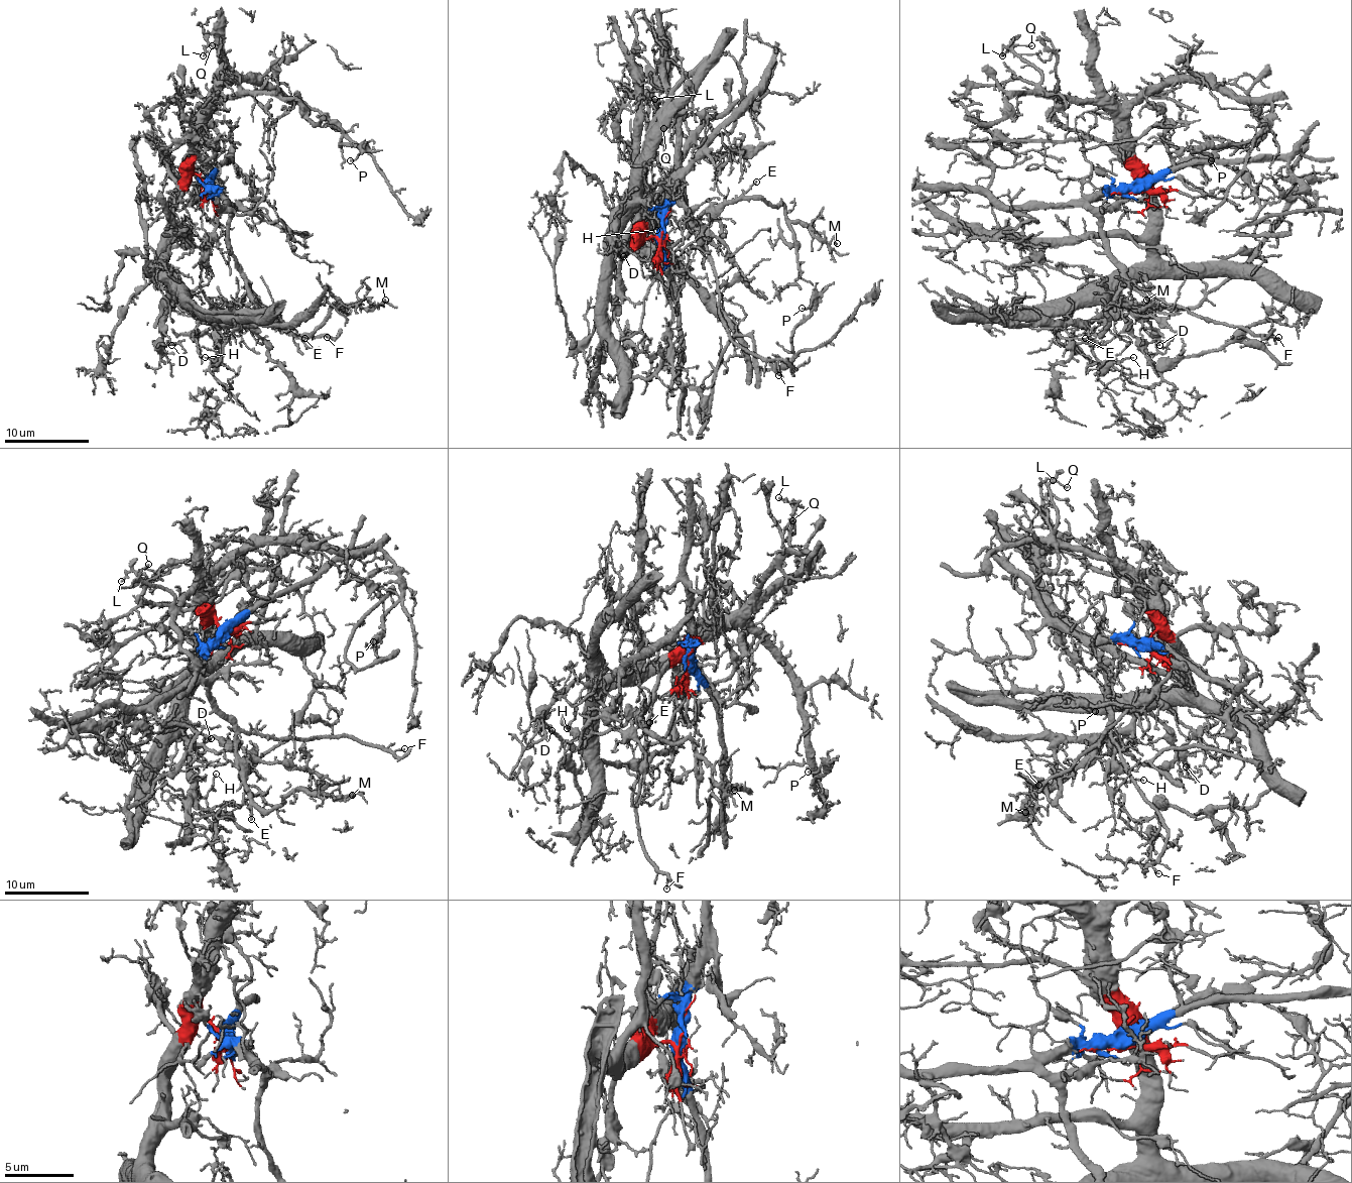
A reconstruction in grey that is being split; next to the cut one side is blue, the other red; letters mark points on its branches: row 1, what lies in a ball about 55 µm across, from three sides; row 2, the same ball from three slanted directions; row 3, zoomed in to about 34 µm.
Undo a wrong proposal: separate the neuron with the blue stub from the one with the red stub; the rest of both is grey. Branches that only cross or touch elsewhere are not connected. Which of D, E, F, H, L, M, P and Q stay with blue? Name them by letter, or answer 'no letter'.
E, F, M

